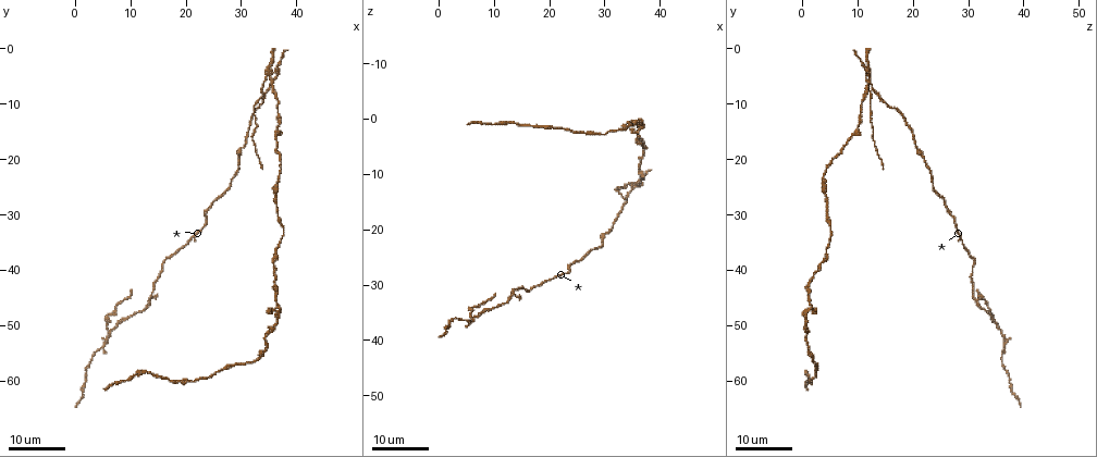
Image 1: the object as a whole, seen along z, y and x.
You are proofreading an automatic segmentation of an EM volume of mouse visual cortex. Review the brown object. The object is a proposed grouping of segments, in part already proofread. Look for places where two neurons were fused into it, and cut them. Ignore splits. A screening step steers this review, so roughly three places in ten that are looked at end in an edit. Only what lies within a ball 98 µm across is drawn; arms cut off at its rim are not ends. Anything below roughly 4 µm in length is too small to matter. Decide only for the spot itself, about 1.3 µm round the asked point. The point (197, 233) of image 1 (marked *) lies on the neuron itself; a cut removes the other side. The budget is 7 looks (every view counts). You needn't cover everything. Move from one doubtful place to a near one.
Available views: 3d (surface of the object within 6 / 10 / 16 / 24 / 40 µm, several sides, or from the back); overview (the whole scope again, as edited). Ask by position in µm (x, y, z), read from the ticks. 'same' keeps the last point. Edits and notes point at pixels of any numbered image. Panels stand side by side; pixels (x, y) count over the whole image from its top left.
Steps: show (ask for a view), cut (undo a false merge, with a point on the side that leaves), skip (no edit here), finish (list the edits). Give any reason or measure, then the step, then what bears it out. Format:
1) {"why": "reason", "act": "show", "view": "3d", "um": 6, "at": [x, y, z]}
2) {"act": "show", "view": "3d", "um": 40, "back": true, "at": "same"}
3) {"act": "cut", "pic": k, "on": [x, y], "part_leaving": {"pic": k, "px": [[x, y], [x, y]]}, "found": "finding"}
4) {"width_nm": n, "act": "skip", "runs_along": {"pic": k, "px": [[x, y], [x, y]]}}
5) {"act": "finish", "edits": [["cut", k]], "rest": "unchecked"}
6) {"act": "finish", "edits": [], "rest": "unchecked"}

{"why": "two arms in line, one across", "act": "show", "view": "3d", "um": 16, "at": [6.5, 51.0, 36.0]}

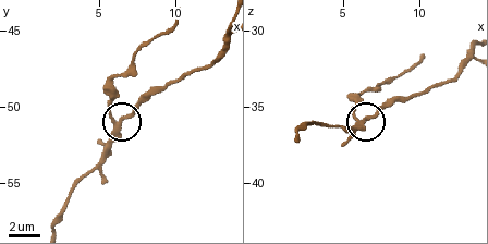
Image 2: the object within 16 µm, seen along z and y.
{"why": "zoom in", "act": "show", "view": "3d", "um": 6, "at": [5.8, 51.0, 35.8]}

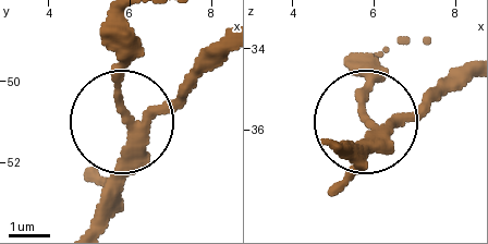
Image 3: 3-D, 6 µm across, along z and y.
{"width_nm": 210, "act": "cut", "pic": 3, "on": [118, 96], "part_leaving": {"pic": 3, "px": [[125, 136], [114, 88], [125, 25]]}, "found": "two neurons meet here"}

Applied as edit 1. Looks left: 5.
{"act": "show", "view": "3d", "um": 16, "at": [13.5, 45.5, 31.0]}

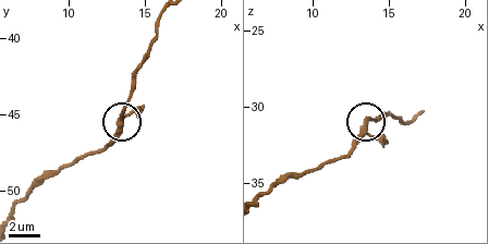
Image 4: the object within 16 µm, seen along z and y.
{"act": "show", "view": "3d", "um": 10, "at": [13.4, 45.2, 31.2]}

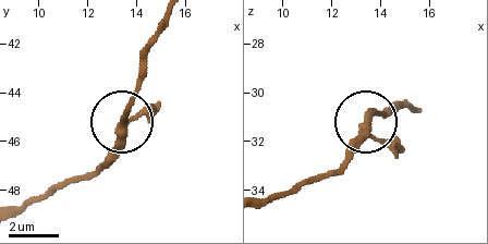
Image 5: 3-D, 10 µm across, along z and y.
{"act": "skip", "runs_along": {"pic": 5, "px": [[169, 19], [146, 56], [109, 166]]}, "found": "continuous, no second neuron"}

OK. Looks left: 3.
{"why": "four or more arms meet", "act": "show", "view": "3d", "um": 16, "at": [35.5, 6.0, 12.0]}

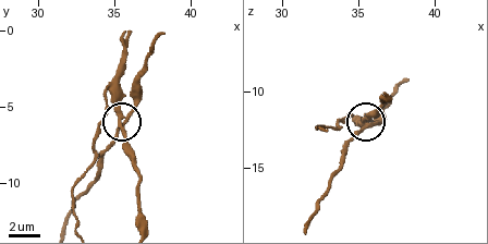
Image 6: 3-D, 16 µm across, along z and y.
{"act": "show", "view": "3d", "um": 10, "at": [35.6, 6.0, 11.8]}

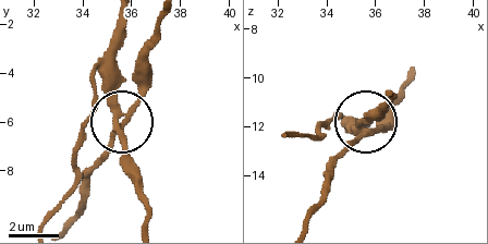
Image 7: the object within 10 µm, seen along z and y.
{"width_nm": 240, "act": "cut", "pic": 7, "on": [125, 148], "part_leaving": {"pic": 7, "px": [[121, 114], [121, 150], [146, 224]]}, "found": "a second neuron is stuck on"}

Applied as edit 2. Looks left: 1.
{"act": "finish", "edits": [["cut", 3], ["cut", 7]], "rest": "unchecked"}

